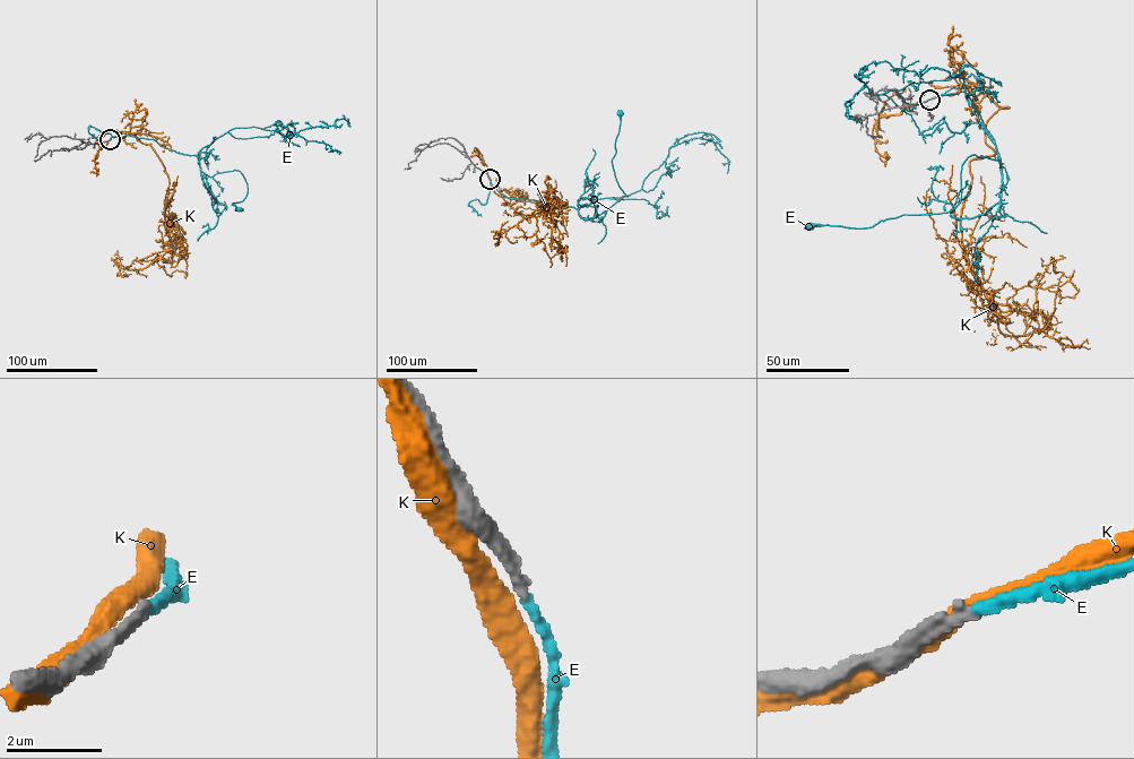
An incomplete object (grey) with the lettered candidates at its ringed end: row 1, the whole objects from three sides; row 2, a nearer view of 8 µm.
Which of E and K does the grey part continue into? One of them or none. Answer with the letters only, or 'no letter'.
E

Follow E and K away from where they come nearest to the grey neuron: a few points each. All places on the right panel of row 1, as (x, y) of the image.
E: (929, 100), (963, 91), (1004, 167), (970, 155), (960, 203), (946, 213), (864, 229), (810, 226)
K: (928, 98), (976, 85), (1007, 108), (986, 122), (995, 153), (970, 162), (961, 220), (989, 307), (1088, 343)

